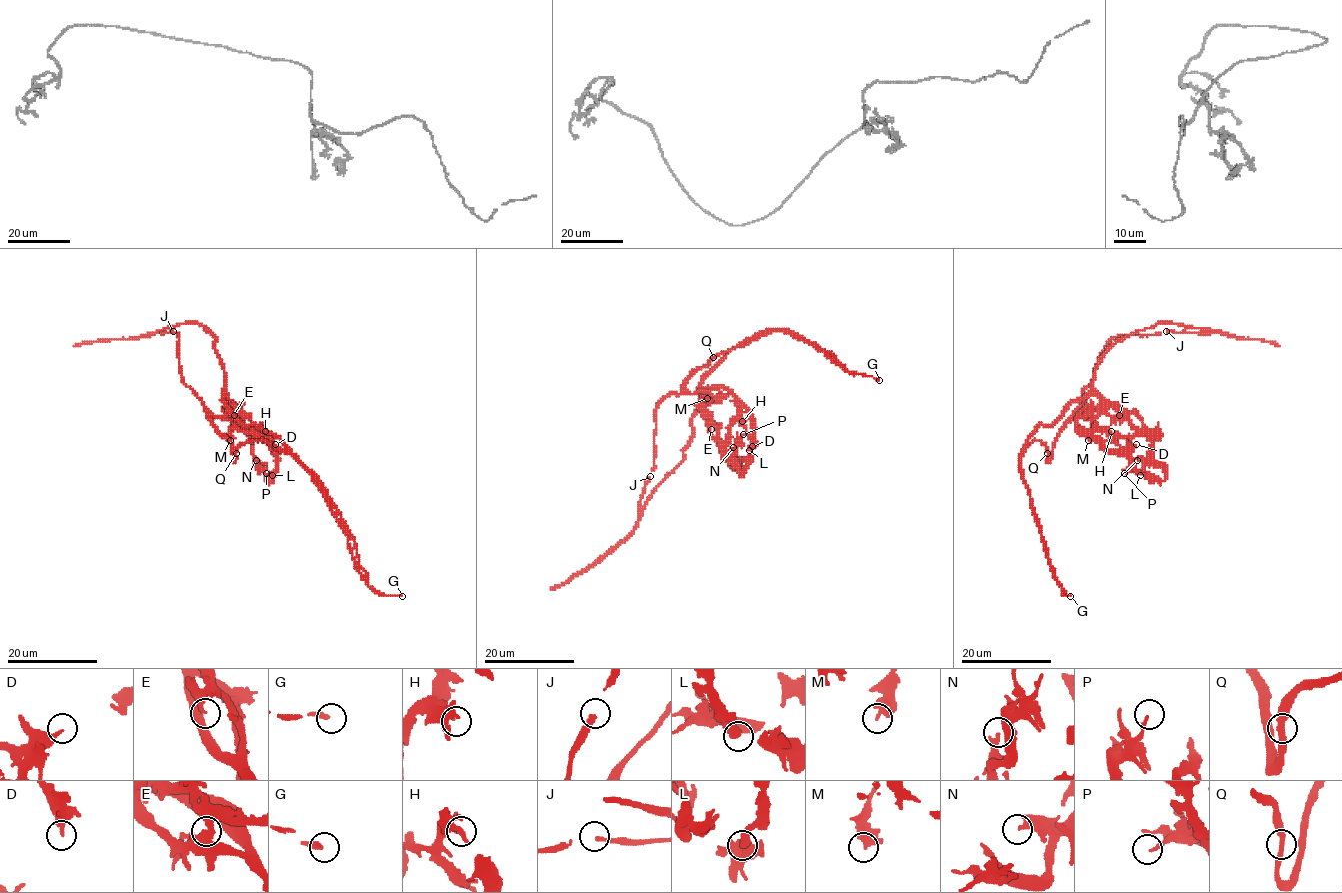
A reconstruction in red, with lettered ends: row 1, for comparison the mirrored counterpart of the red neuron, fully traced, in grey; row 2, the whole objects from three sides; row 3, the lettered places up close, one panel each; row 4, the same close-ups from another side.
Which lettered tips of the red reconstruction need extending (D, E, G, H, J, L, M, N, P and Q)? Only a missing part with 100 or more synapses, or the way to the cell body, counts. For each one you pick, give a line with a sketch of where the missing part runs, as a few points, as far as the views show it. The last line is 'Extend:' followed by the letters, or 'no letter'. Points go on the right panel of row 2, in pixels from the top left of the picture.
Extend: no letter

